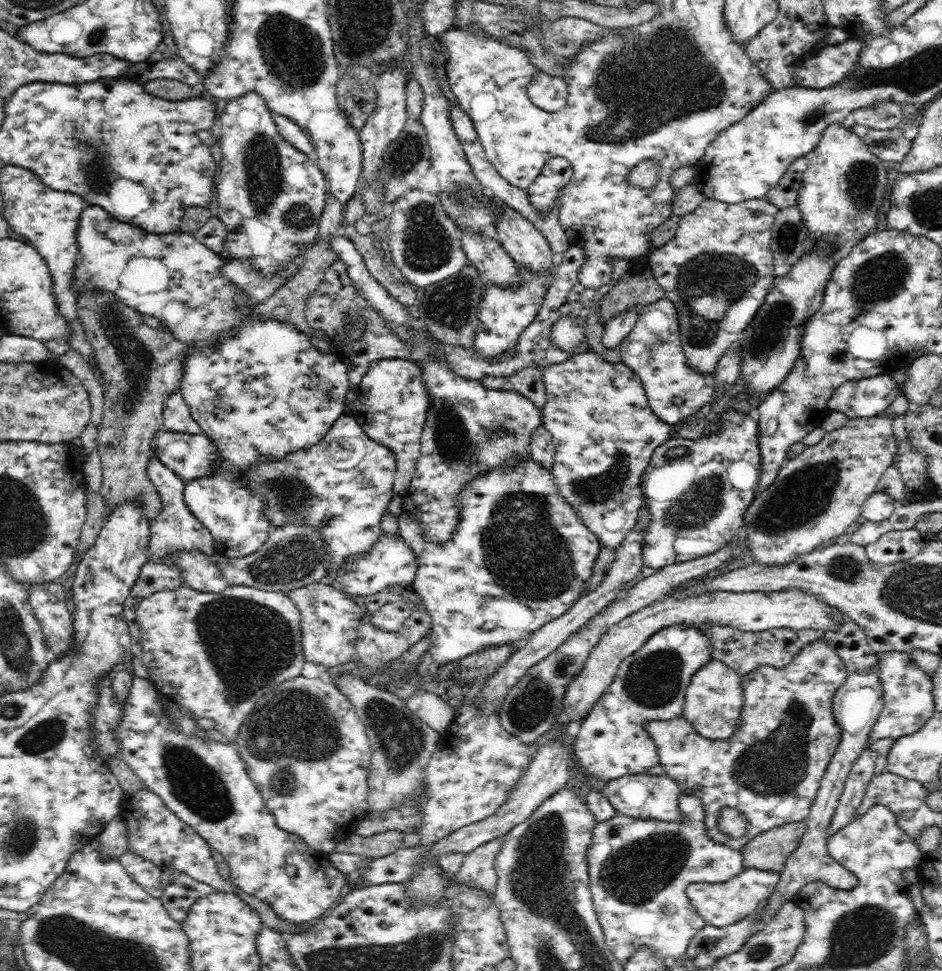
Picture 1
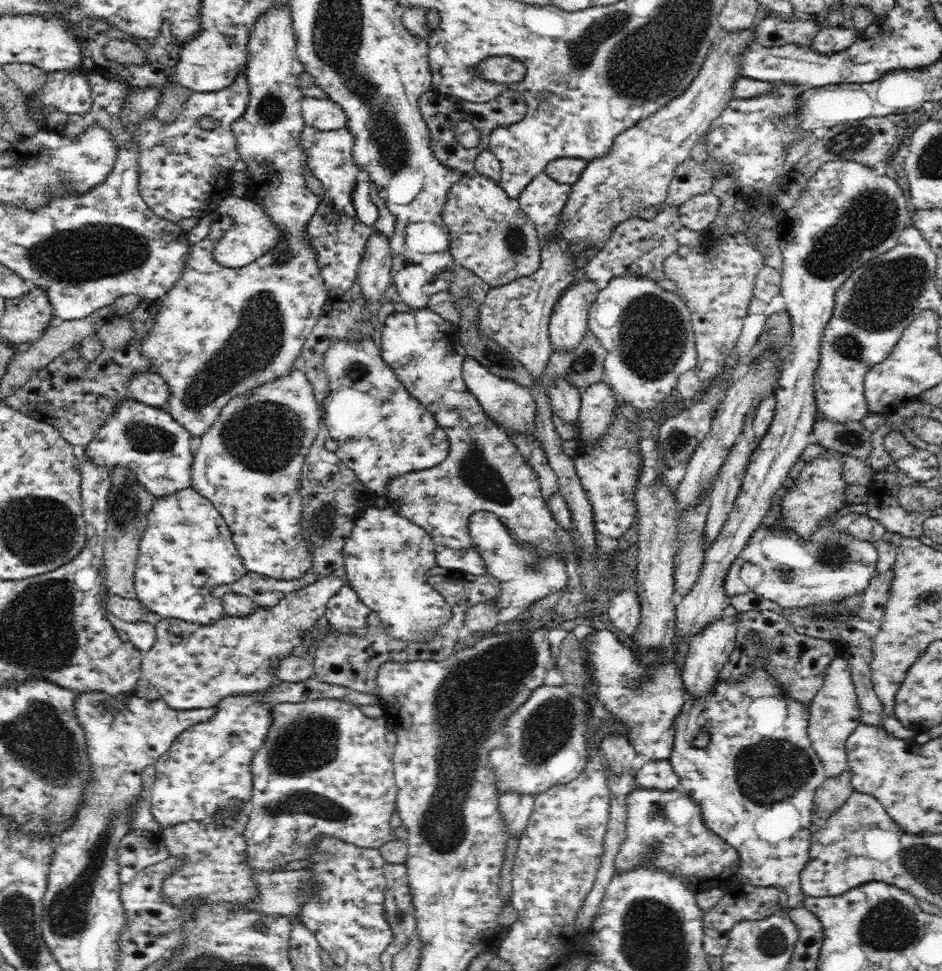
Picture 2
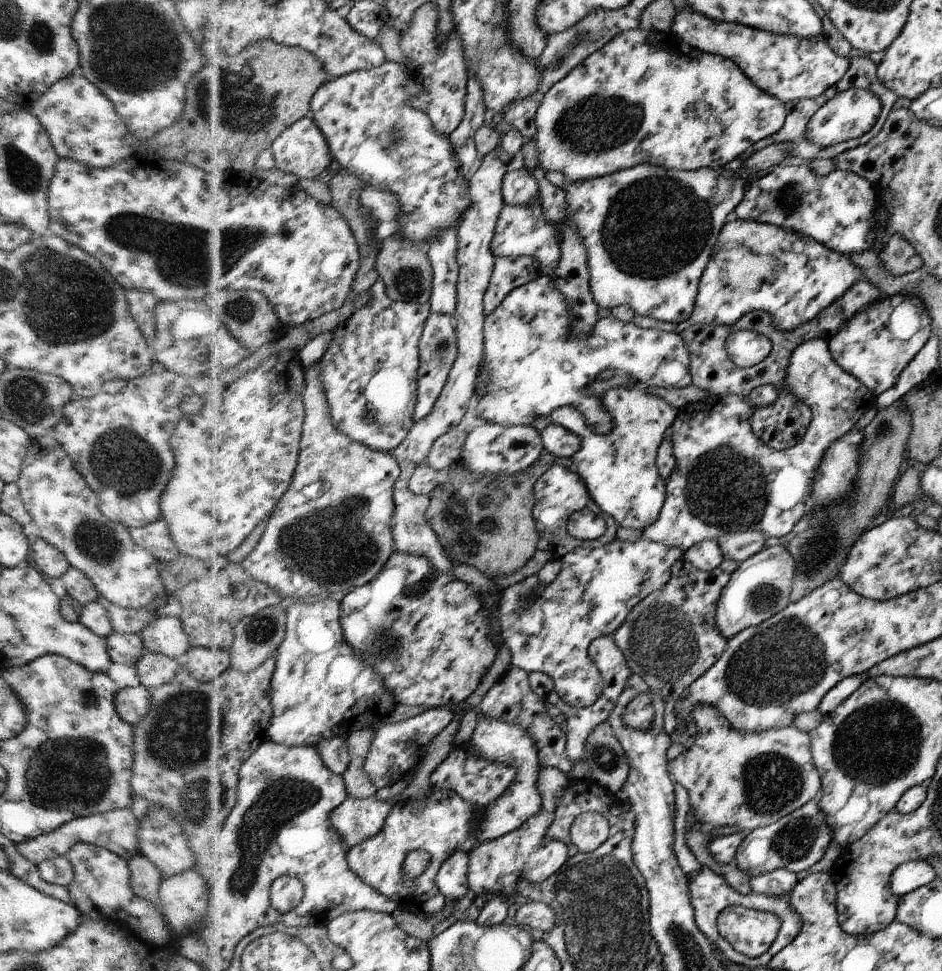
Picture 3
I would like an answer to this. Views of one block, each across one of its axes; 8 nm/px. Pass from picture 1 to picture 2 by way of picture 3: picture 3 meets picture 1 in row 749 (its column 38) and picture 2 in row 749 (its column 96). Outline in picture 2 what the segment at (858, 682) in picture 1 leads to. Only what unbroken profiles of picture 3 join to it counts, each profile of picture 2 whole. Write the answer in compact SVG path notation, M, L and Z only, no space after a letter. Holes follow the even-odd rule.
M837 657L828 665L823 685L811 700L809 709L810 720L807 732L811 745L821 758L827 778L838 776L848 767L845 742L861 724L855 684L848 662L844 658Z

